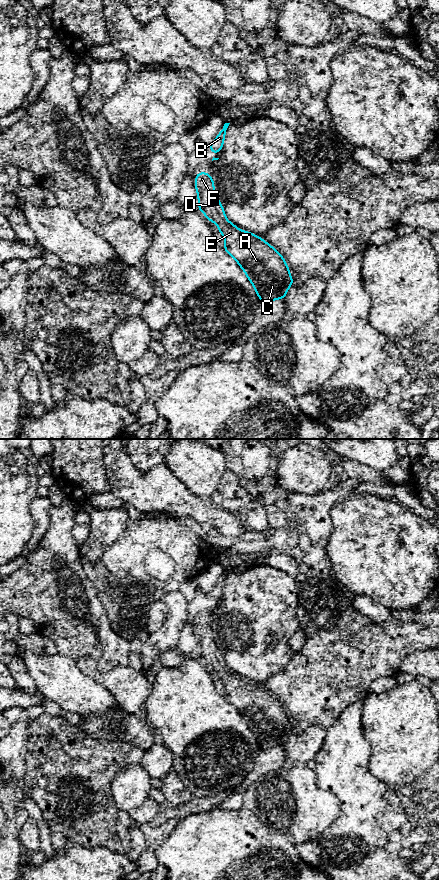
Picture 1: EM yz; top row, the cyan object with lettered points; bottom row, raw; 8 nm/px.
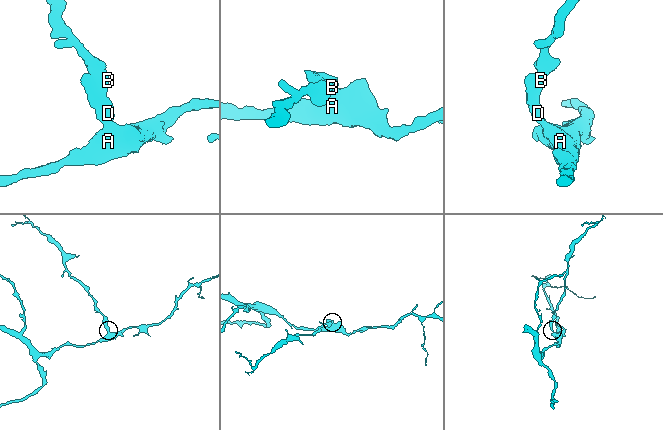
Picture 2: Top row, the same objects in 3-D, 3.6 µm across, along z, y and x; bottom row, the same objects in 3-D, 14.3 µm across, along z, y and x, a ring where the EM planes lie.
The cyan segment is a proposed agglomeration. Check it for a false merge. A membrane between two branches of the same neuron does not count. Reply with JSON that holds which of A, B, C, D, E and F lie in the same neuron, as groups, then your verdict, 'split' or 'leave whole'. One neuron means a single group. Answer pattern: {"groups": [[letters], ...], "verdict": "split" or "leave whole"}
{"groups": [["A", "B", "C", "D", "E", "F"]], "verdict": "leave whole"}

